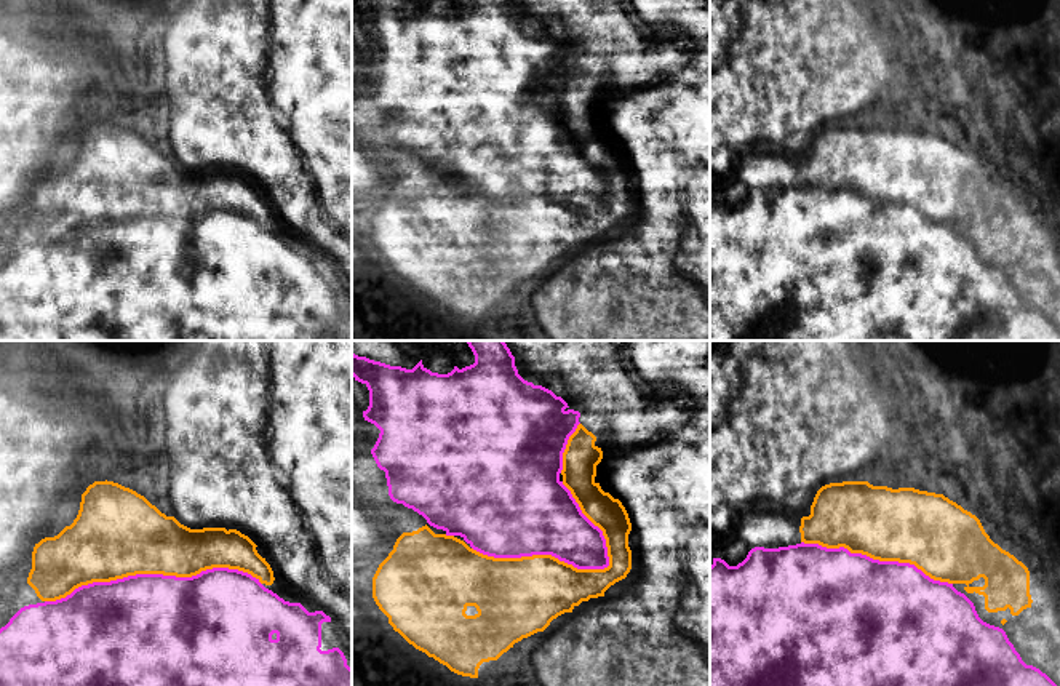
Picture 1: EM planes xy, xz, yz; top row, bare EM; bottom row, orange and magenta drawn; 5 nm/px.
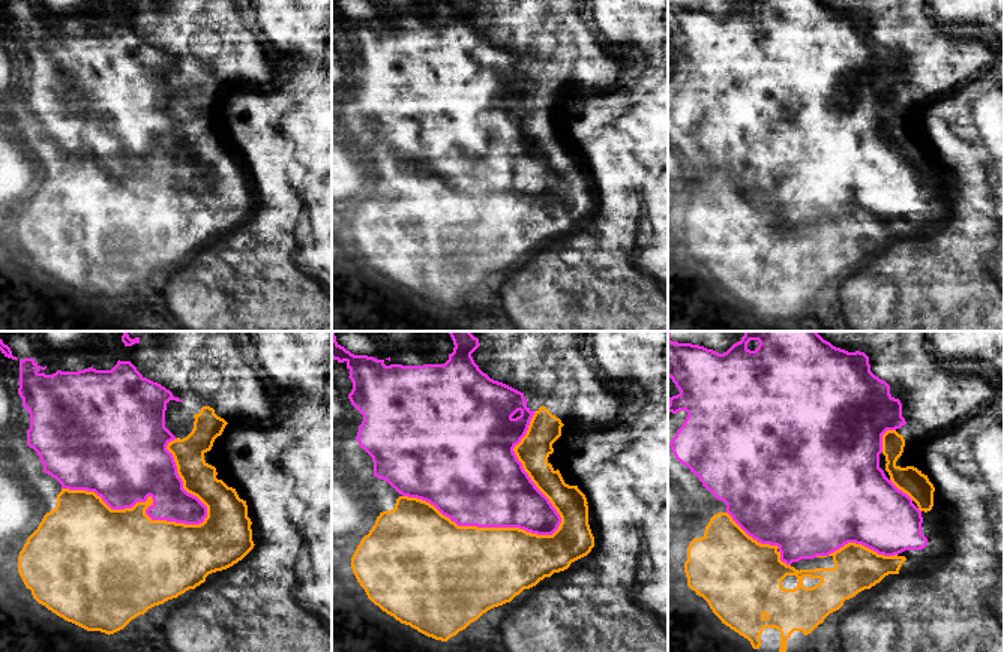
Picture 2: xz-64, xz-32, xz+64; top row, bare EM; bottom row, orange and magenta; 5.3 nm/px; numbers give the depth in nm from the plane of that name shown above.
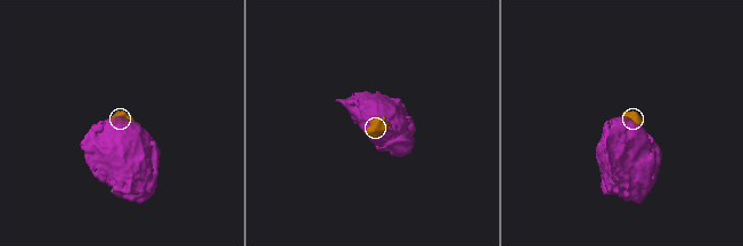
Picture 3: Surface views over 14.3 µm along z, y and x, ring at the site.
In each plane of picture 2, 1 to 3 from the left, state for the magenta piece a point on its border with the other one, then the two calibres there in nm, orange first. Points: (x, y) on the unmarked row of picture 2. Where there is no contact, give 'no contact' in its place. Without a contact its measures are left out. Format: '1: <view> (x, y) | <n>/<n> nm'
1: xz-64 (146, 165) | 360/460 nm
2: xz-32 (483, 192) | 480/480 nm
3: xz+64 (856, 209) | 240/460 nm

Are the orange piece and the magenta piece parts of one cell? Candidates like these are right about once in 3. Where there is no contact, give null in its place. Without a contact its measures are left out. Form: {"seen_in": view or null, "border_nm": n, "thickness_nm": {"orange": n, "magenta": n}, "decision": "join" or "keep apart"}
{"seen_in": "xz", "border_nm": 700, "thickness_nm": {"orange": 400, "magenta": 460}, "decision": "join"}

